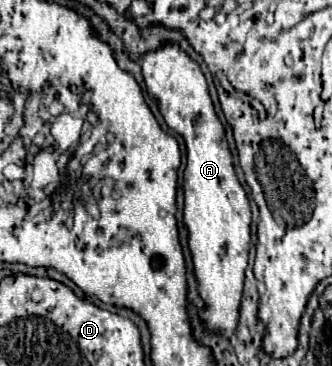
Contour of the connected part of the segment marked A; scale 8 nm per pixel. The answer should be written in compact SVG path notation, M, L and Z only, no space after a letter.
M170 42L162 50L144 56L142 74L148 94L158 100L164 122L184 136L188 150L184 172L184 224L188 228L188 246L194 260L198 290L206 302L206 310L200 312L200 318L208 328L216 328L216 332L230 338L238 324L244 270L249 259L248 196L236 178L224 126L214 112L200 66L190 60L178 44Z

